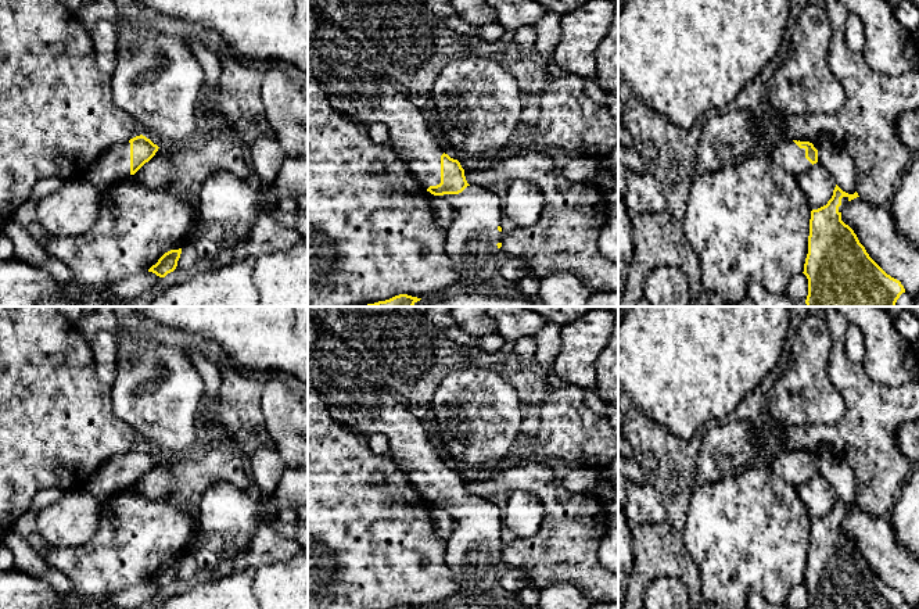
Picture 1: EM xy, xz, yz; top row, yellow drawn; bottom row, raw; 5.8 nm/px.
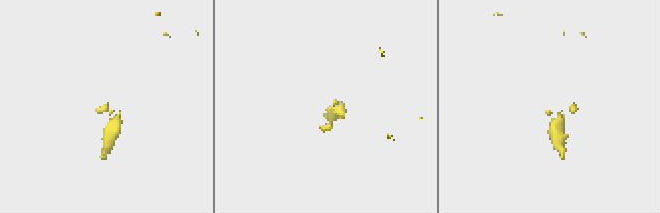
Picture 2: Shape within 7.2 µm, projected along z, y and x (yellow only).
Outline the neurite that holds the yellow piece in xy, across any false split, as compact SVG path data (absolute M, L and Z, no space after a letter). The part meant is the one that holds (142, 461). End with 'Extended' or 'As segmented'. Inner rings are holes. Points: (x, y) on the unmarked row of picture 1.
M143 445L126 454L115 455L87 480L85 490L103 504L114 502L122 490L134 486L148 473L158 459Z. Extended

